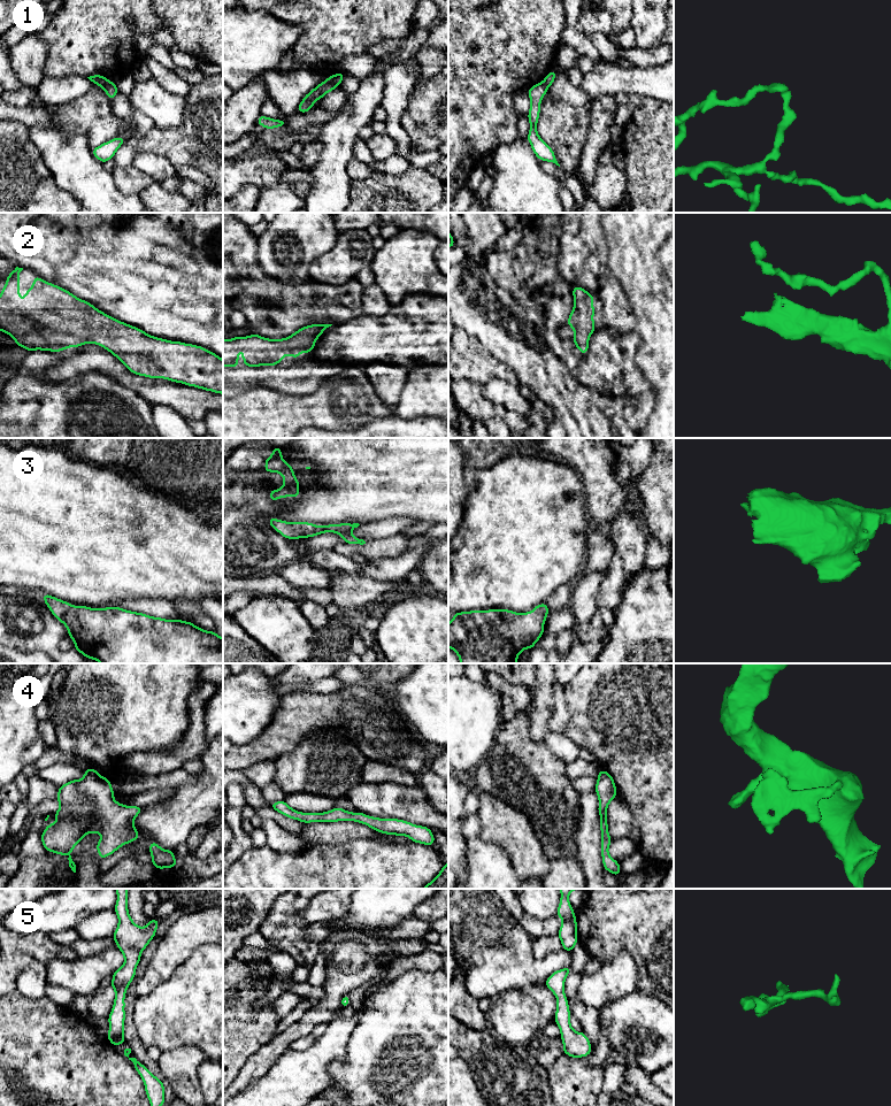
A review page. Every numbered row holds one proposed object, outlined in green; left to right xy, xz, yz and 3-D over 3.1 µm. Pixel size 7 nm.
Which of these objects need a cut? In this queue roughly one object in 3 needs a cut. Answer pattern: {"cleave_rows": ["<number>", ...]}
{"cleave_rows": ["1"]}

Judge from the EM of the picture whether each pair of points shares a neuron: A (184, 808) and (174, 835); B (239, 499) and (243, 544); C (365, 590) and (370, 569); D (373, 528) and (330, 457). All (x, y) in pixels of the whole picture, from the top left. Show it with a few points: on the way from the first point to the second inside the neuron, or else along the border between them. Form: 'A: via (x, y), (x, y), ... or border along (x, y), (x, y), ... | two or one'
A: via (178, 815), (174, 820), (174, 828) | one
B: border along (235, 506), (250, 508), (255, 512), (259, 511) | two
C: border along (342, 570), (379, 581), (394, 582) | two
D: border along (396, 517), (360, 524) | two

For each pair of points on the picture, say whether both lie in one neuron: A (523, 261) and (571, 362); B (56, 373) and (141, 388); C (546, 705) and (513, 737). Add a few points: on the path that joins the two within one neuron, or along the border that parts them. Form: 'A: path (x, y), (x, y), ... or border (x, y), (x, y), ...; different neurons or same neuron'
A: path (507, 294), (507, 328), (538, 360); same neuron
B: path (77, 366), (109, 365), (121, 374); same neuron
C: border (529, 715), (529, 735), (534, 739), (543, 742); different neurons

